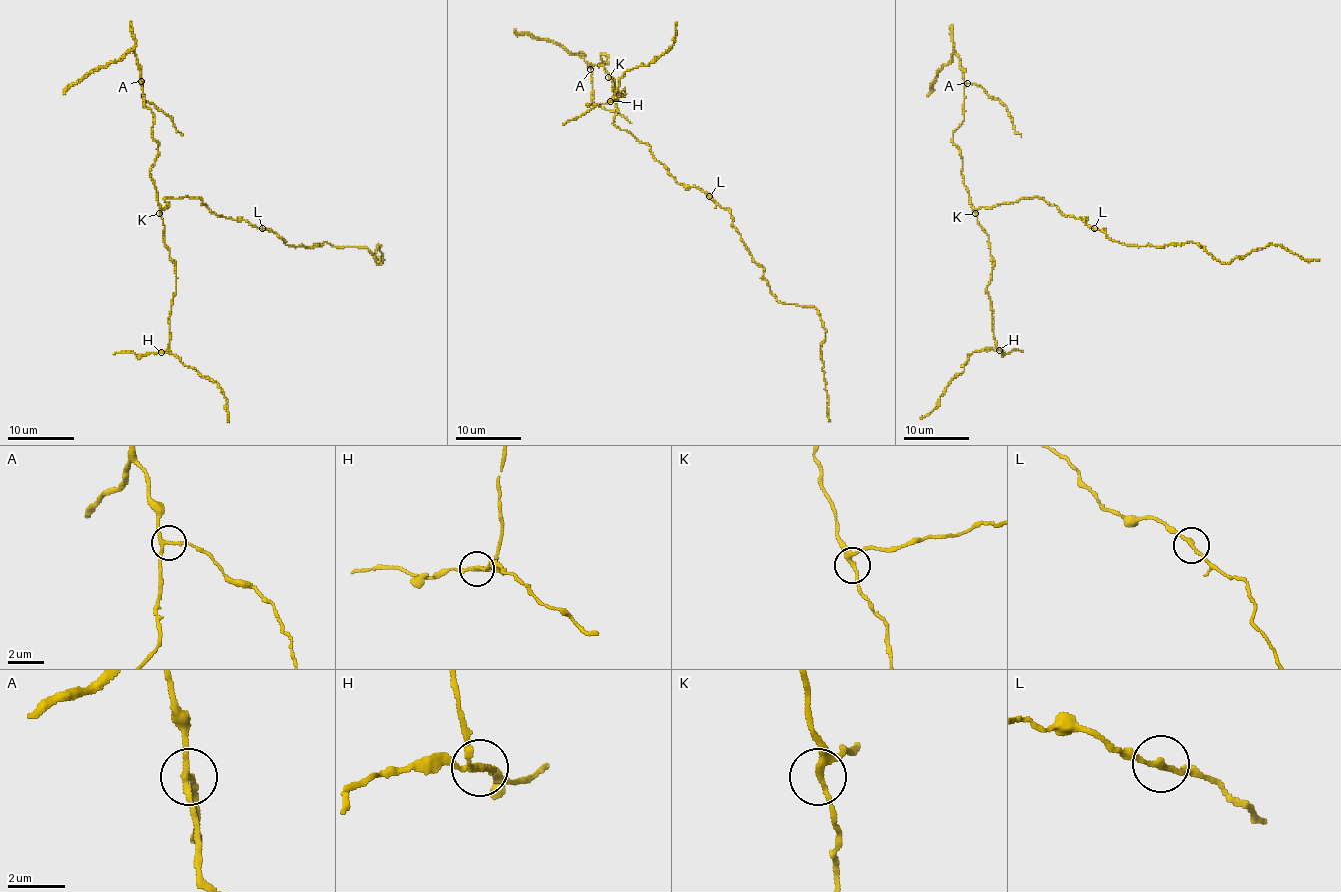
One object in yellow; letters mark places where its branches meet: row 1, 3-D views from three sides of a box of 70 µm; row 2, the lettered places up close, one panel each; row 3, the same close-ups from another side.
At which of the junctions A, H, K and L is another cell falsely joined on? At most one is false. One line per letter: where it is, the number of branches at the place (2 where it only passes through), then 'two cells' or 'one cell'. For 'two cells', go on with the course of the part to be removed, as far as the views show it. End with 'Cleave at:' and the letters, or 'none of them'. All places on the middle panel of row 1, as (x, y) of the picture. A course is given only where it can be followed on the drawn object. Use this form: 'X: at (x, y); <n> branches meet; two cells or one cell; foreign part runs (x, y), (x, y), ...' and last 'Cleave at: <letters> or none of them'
A: at (590, 69); 3 branches meet; one cell
H: at (610, 101); 3 branches meet; two cells; foreign part runs (610, 100), (623, 74), (634, 68), (647, 66), (667, 51), (675, 41), (675, 22)
K: at (608, 77); 3 branches meet; one cell
L: at (709, 196); 2 branches meet; one cell
Cleave at: H

